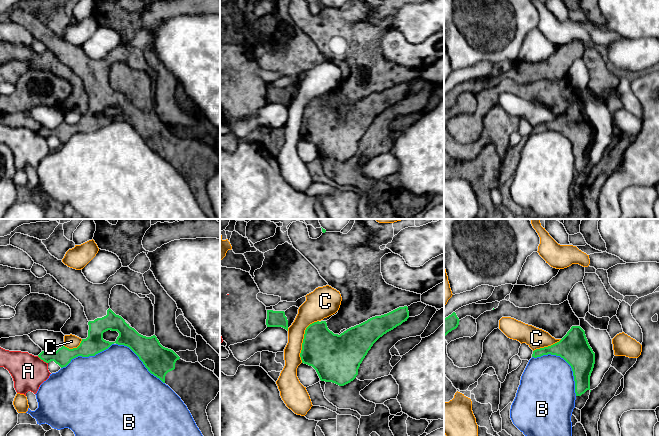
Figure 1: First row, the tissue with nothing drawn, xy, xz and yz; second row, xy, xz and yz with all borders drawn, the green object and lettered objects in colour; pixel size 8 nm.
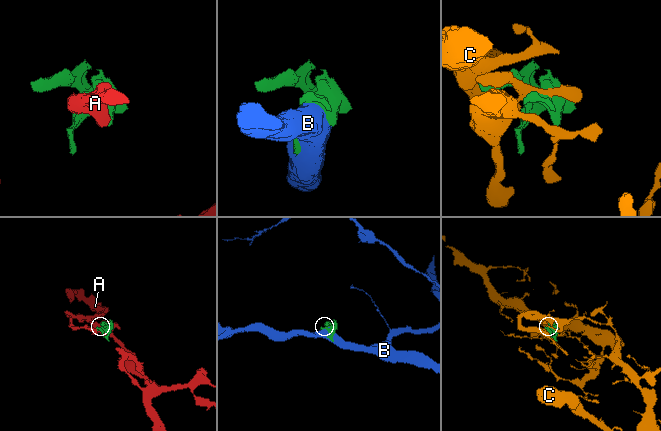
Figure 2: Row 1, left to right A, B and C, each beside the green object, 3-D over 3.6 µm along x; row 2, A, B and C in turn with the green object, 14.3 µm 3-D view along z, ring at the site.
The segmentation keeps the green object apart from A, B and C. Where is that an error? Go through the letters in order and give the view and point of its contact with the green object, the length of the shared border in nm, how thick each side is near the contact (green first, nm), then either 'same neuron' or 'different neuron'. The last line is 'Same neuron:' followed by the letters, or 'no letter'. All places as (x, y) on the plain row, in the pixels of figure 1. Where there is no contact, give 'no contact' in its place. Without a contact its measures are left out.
A: xy (42, 135) | 110 nm | 140/280 nm | different neuron
B: yz (566, 137) | 480 nm | 240/440 nm | different neuron
C: xz (303, 115) | 380 nm | 340/190 nm | different neuron
Same neuron: no letter

